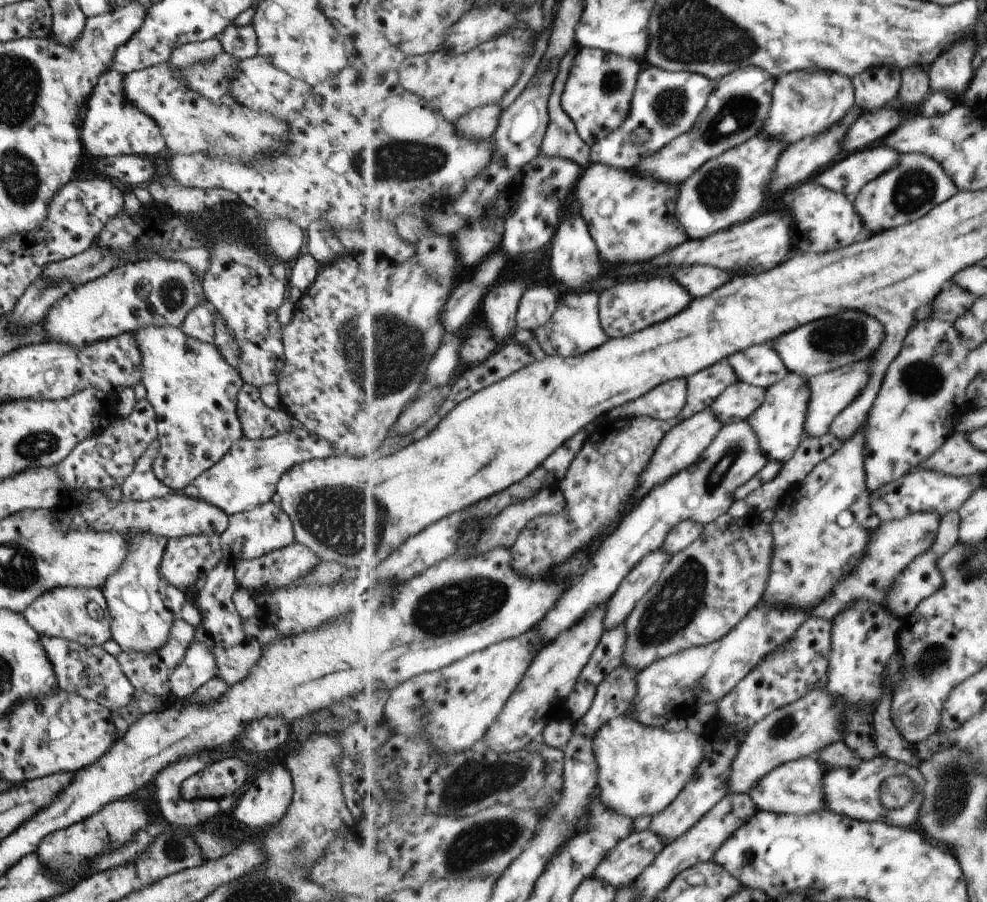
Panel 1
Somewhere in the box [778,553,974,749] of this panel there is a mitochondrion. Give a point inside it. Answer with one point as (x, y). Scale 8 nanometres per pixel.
(932, 659)

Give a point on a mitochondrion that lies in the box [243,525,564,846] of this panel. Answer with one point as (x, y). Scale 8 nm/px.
(454, 608)

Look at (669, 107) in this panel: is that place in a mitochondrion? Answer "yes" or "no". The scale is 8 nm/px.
yes

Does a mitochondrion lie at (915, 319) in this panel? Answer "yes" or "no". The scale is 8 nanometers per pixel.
no

